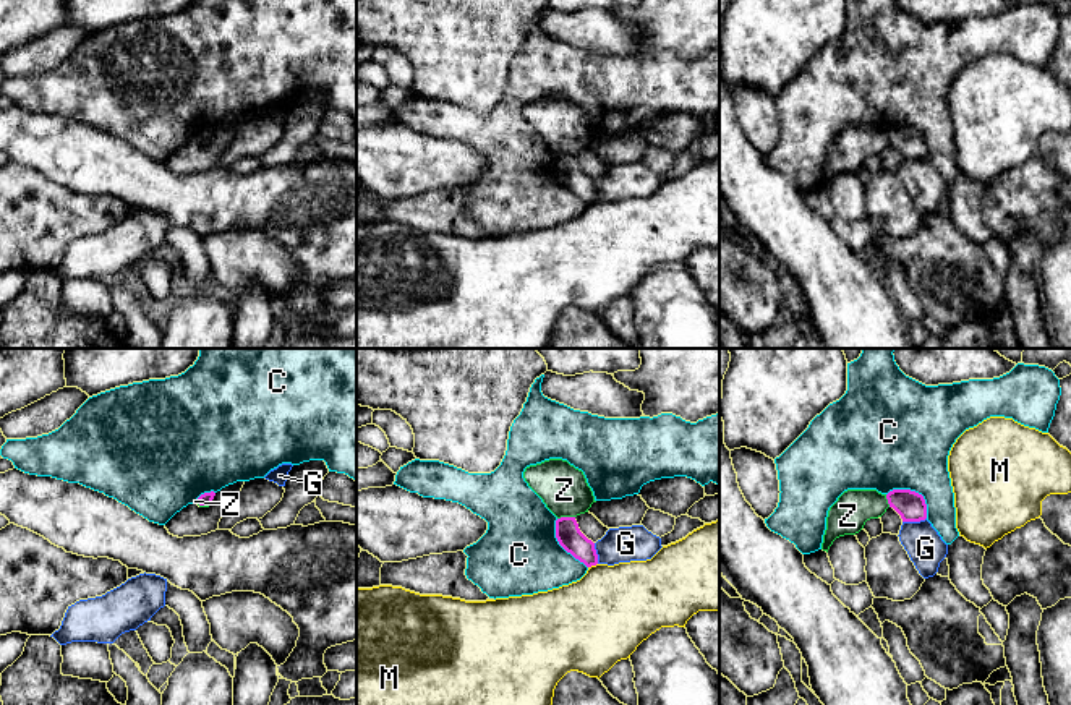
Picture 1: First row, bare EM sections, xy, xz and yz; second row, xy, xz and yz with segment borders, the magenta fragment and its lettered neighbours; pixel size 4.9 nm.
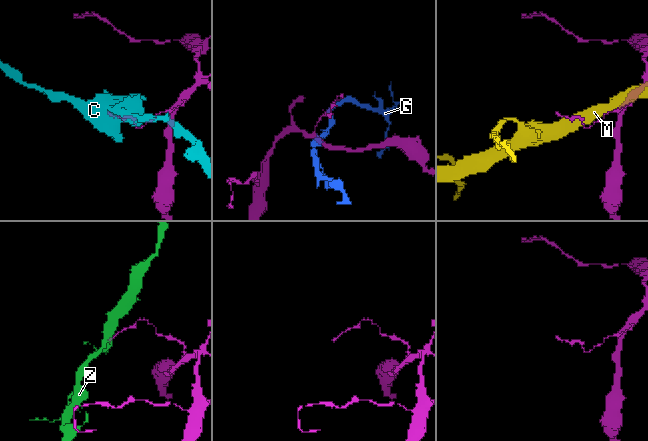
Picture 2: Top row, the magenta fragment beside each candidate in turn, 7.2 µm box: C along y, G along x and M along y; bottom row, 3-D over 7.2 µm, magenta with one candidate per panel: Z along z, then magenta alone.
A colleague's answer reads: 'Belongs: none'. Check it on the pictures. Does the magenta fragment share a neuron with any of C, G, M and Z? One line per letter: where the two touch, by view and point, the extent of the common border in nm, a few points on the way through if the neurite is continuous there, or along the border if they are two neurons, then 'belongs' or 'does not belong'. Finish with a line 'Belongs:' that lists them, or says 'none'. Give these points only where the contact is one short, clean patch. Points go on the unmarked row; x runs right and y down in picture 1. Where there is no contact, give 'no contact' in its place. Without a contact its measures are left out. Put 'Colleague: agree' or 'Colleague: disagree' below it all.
C: yz (914, 128) | 240 nm | does not belong
G: yz (914, 158) | 120 nm | does not belong
M: xz (592, 201) | 50 nm | does not belong
Z: xz (566, 154) | 90 nm | along xz (574, 153), (561, 153), (558, 156) | does not belong
Belongs: none
Colleague: agree

